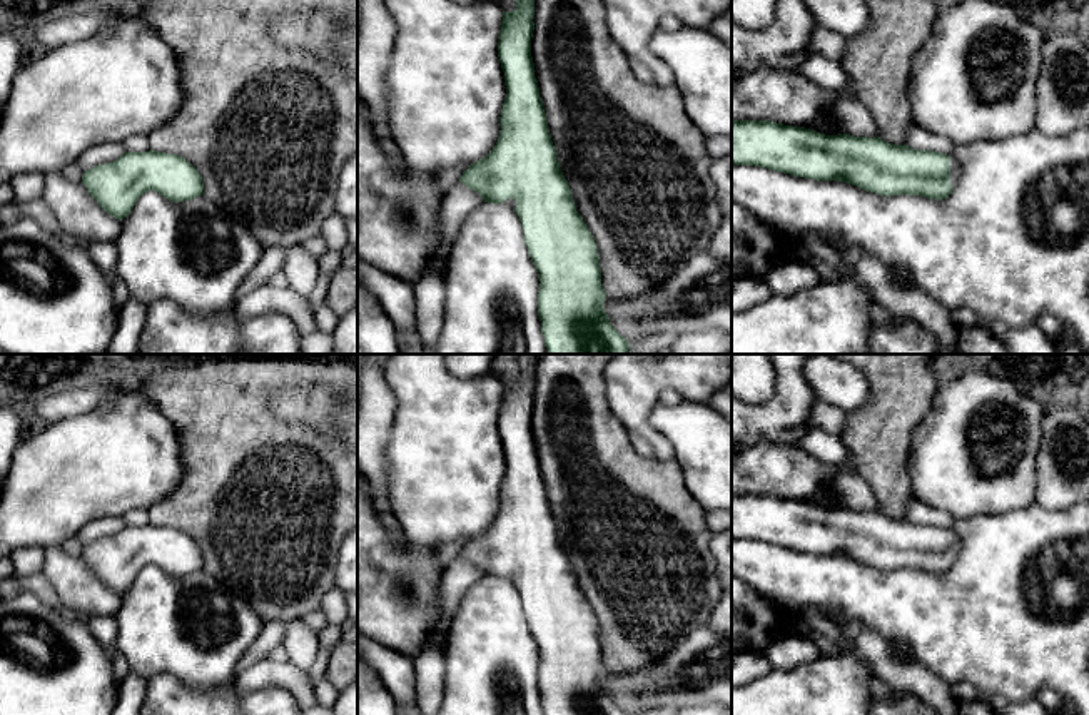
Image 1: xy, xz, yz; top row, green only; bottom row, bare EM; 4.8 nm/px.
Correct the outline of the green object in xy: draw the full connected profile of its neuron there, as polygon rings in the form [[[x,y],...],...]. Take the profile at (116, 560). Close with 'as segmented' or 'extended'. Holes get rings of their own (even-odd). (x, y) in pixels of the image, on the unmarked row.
[[[157,525],[124,526],[117,535],[84,546],[82,558],[99,580],[125,593],[140,570],[155,565],[172,576],[204,570],[202,551],[184,531]]]; as segmented

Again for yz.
[[[732,494],[732,540],[755,540],[795,551],[847,556],[887,571],[907,568],[935,575],[952,568],[960,546],[955,530],[917,525],[905,518],[894,520],[880,511],[825,510],[770,494]]]; extended

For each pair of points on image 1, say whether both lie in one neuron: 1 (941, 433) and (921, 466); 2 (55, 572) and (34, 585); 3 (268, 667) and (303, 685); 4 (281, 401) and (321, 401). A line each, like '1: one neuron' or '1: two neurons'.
1: one neuron
2: two neurons
3: one neuron
4: one neuron

